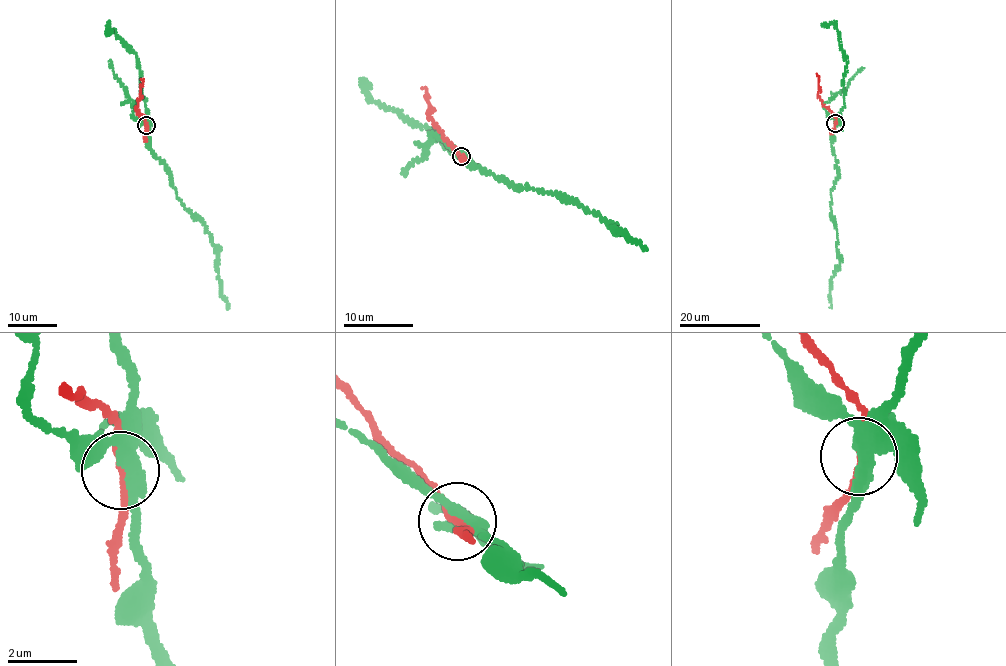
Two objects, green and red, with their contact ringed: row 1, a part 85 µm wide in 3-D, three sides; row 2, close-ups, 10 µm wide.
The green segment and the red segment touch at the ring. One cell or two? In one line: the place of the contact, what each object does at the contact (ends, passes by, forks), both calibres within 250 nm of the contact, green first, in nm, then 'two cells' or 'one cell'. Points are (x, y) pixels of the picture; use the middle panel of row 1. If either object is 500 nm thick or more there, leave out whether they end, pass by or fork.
(461, 156) | green forks | red passes by | 340/190 nm | two cells

